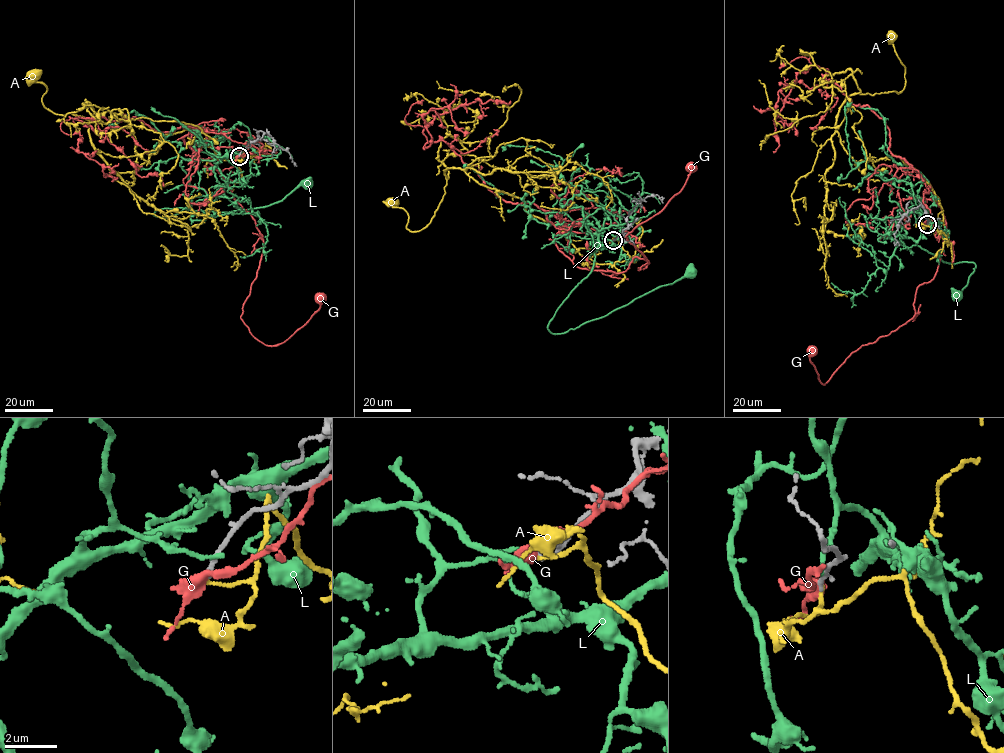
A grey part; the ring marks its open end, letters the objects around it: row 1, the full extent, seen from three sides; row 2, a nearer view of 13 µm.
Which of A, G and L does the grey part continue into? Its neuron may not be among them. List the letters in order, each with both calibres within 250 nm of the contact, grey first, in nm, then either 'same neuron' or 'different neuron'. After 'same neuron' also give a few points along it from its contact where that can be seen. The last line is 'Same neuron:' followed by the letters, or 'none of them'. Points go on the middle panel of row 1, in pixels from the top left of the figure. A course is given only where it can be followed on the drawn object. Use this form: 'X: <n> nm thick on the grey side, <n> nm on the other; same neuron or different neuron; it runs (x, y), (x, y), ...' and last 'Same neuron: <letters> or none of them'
A: 180 nm thick on the grey side, 120 nm on the other; different neuron
G: 180 nm thick on the grey side, 400 nm on the other; different neuron
L: 240 nm thick on the grey side, 170 nm on the other; different neuron
Same neuron: none of them

